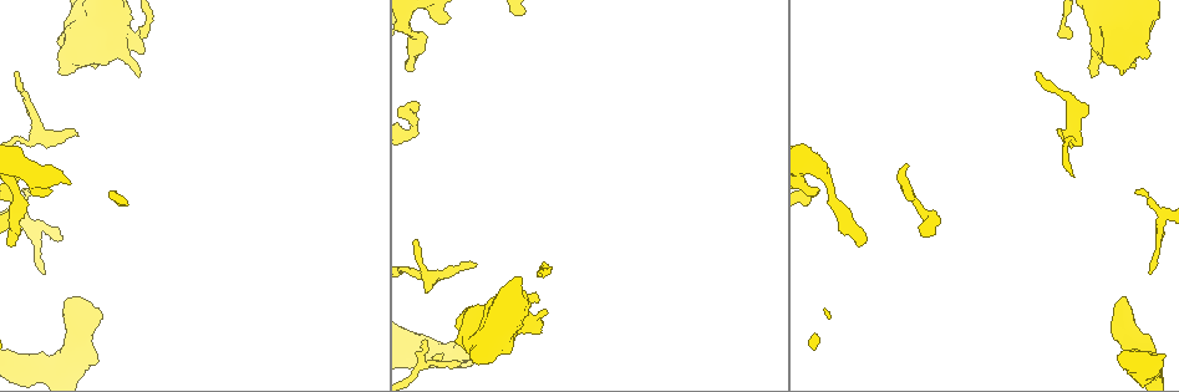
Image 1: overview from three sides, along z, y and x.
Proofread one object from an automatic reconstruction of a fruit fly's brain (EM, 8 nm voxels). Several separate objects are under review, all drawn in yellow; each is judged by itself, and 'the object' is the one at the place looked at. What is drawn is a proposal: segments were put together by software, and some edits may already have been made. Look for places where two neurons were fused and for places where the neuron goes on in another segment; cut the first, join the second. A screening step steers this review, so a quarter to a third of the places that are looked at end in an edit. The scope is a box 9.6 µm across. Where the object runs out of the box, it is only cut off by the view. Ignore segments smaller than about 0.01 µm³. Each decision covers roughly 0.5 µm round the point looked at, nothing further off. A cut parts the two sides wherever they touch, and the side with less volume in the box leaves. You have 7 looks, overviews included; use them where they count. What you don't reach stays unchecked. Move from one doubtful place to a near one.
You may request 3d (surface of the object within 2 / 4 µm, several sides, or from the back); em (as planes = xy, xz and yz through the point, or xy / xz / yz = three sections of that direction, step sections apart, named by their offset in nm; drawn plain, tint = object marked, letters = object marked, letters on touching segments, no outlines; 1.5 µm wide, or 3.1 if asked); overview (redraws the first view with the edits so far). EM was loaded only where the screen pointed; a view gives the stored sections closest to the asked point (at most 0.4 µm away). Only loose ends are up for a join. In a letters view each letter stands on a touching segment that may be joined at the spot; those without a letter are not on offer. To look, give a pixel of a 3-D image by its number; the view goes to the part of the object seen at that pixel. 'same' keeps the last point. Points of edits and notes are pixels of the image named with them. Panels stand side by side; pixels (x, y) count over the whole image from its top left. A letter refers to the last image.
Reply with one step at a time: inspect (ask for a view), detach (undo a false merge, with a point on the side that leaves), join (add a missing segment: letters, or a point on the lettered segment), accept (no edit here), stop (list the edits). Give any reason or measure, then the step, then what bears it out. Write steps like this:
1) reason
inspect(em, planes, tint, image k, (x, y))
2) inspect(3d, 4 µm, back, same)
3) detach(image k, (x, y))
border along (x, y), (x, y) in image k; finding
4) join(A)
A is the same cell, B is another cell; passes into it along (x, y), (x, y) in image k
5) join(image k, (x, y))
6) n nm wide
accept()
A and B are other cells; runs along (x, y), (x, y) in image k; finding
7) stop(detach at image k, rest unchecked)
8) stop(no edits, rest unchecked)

end of a long branch
inspect(3d, 2 µm, image 1, (418, 109))

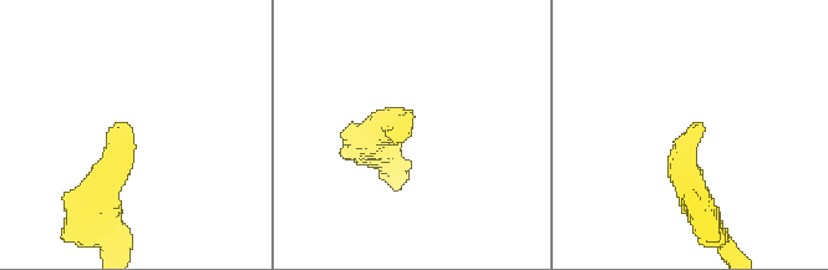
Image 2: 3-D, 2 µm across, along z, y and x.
now the EM
inspect(em, yz, step 8, letters, image 2, (695, 125))

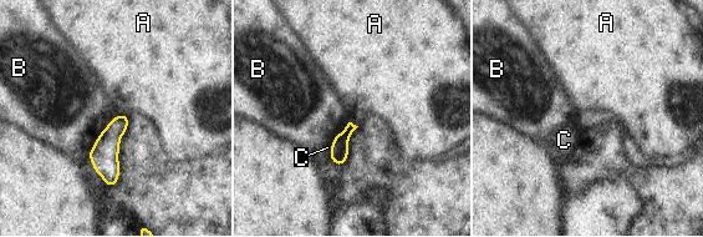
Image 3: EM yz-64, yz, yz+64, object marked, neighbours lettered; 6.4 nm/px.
cut it another way
inspect(em, planes, letters, same)

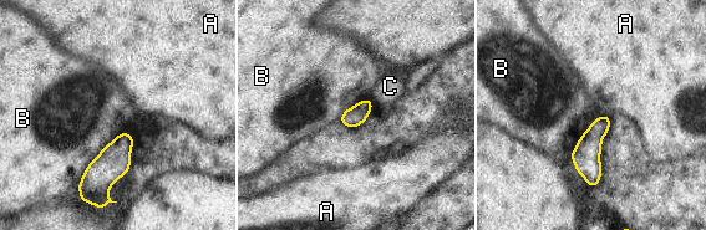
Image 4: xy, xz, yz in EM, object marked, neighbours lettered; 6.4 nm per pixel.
accept()
A, B and C are other cells; border along (131, 133), (102, 148), (79, 194) in image 4; none of them fits

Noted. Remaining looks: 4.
free end
inspect(3d, 2 µm, image 1, (461, 364))

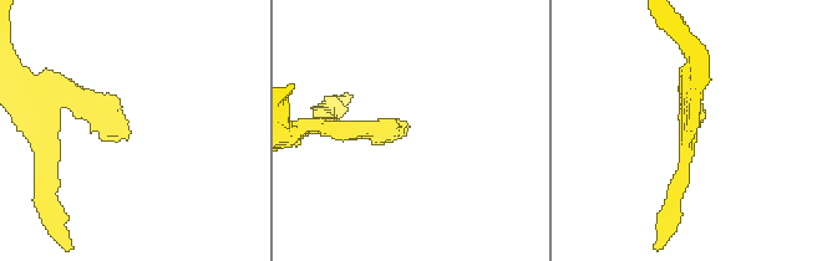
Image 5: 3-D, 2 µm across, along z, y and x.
shape alone is not enough
inspect(em, planes, plain, image 5, (404, 134))

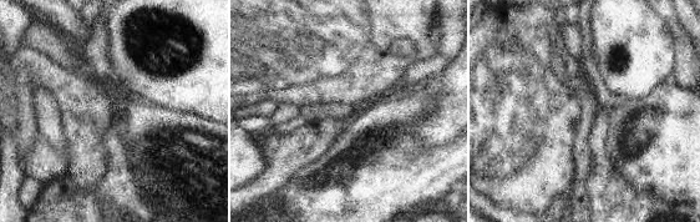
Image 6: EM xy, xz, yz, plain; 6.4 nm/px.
inspect(em, planes, letters, same)

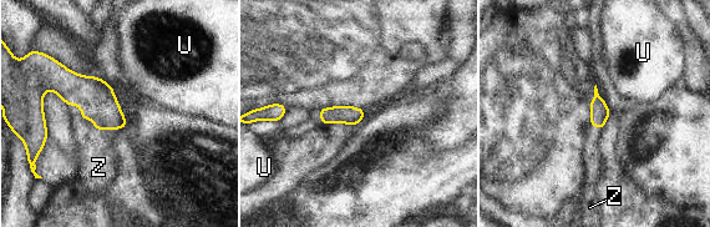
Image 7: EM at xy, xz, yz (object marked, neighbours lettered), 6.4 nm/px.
join(Z)
Z is the same cell, U is another cell; passes into it along (97, 101), (100, 130), (99, 167) in image 7; the neuron continues

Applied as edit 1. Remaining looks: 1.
stop(join at image 7, rest unchecked)

